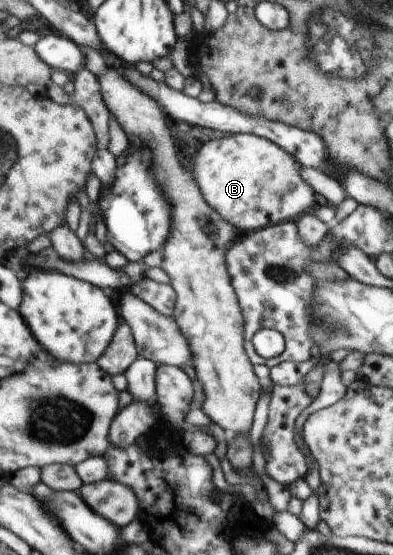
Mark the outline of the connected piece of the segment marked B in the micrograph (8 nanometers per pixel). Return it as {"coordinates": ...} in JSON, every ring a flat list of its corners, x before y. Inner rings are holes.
{"coordinates":[[239,133,201,144,191,160,190,174,193,174,205,202,242,235,251,230,279,224,281,220,291,220,297,214,307,212,307,208,313,202,313,190,303,178,299,180,299,170,301,164,297,162,297,158,281,150,277,144,257,135]]}

